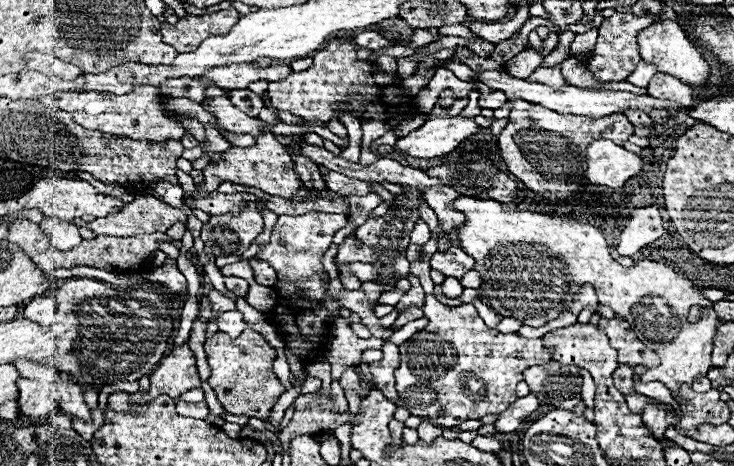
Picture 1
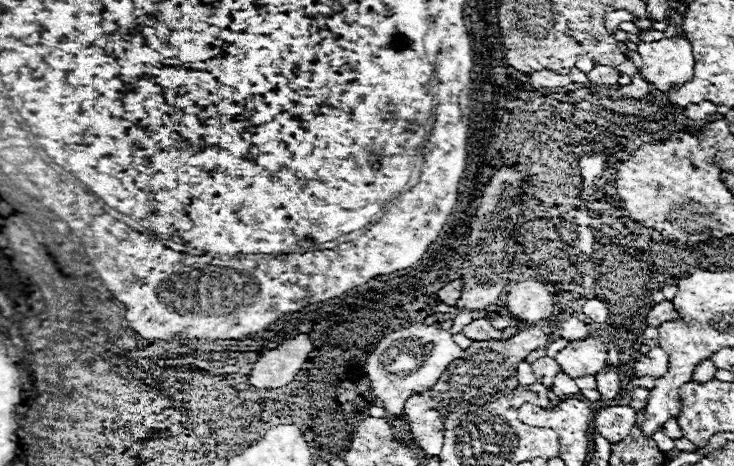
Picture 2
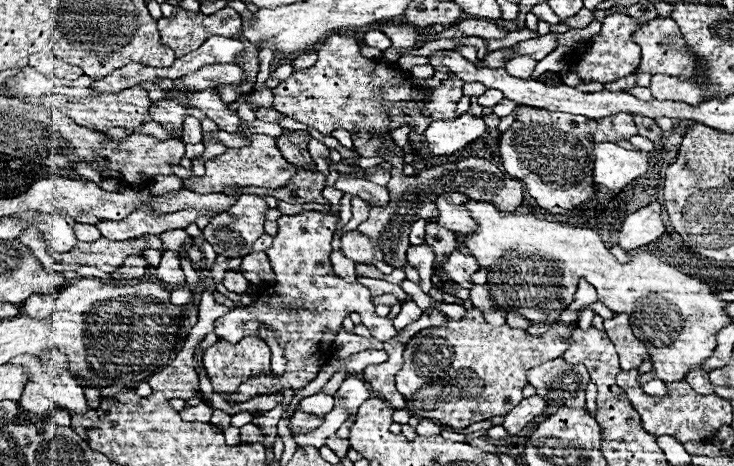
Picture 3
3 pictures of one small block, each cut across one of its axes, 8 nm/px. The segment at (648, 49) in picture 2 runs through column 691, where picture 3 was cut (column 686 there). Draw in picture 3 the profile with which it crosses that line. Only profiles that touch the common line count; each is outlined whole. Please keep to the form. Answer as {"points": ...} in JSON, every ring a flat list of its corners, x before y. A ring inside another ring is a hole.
{"points":[[654,18,650,22,646,22,634,36,634,42,642,48,642,62,640,62,640,70,644,72,650,72,650,74,668,74,668,76,678,76,682,80,690,80,692,76,700,74,702,72,702,66,700,62,696,60,694,54,690,54,686,50,686,42,676,26,676,22,672,18],[672,38,672,44,666,46,662,44,664,40]]}

